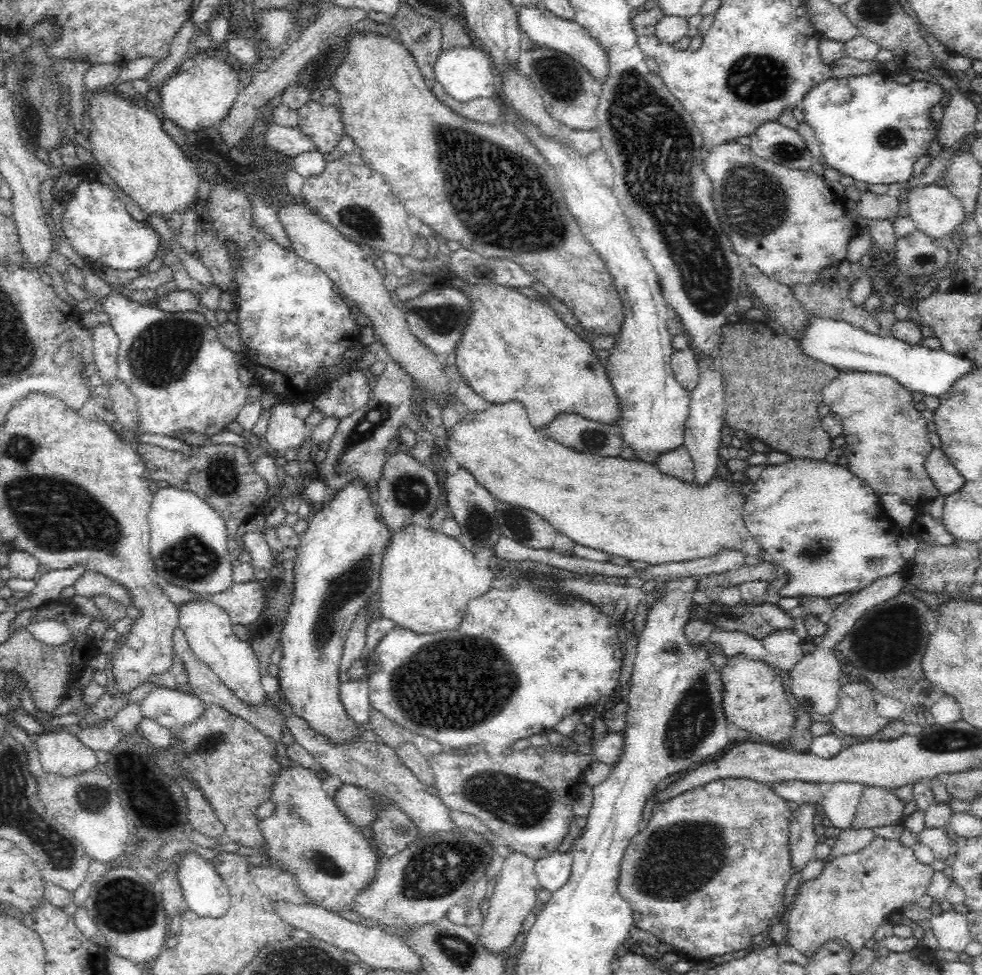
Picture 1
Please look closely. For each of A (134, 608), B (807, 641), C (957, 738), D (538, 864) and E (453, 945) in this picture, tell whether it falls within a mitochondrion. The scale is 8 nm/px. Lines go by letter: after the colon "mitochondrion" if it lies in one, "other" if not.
A: other
B: other
C: mitochondrion
D: other
E: mitochondrion

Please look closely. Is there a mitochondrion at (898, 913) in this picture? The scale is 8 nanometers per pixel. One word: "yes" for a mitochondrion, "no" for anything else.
no

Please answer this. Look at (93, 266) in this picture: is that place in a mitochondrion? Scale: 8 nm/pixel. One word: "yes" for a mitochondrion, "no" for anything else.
no

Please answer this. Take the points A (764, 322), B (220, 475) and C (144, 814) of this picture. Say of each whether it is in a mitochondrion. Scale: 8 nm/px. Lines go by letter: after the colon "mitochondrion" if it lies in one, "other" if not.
A: other
B: mitochondrion
C: other

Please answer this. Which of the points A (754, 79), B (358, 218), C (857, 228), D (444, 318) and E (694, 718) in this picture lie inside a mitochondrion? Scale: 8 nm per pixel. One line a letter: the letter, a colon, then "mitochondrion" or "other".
A: mitochondrion
B: mitochondrion
C: other
D: mitochondrion
E: mitochondrion

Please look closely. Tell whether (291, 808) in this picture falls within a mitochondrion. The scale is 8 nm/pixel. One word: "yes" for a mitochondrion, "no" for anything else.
yes

